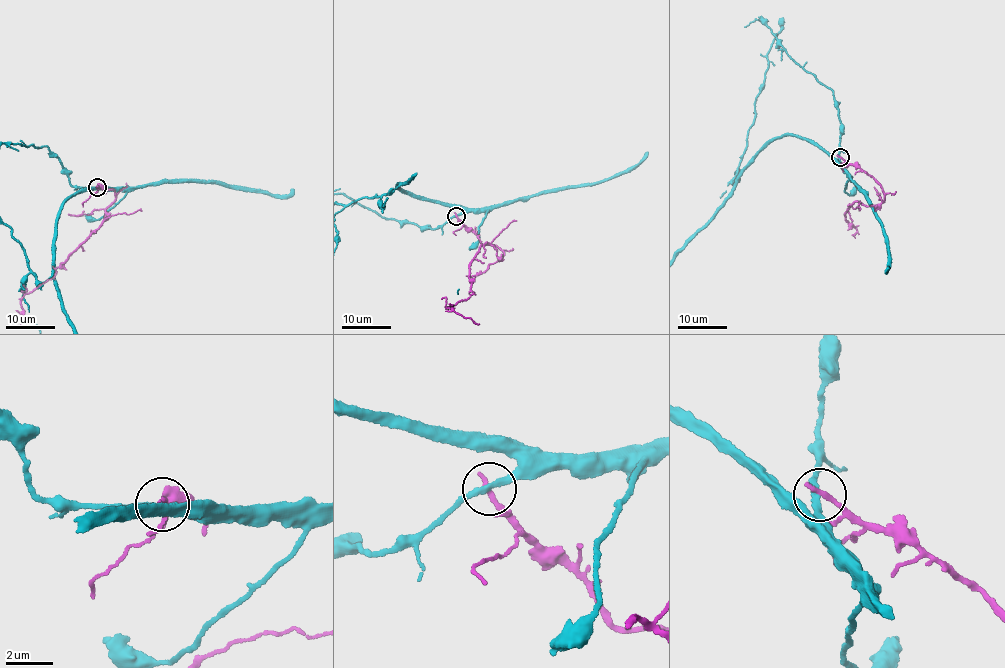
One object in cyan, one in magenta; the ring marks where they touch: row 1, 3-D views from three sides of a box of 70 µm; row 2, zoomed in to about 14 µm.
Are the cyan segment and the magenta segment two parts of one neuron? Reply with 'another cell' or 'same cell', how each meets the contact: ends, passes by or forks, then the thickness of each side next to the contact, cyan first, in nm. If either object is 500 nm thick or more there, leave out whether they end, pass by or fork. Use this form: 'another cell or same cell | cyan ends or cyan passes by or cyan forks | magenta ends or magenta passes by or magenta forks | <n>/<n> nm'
another cell | cyan passes by | magenta ends | 280/240 nm

